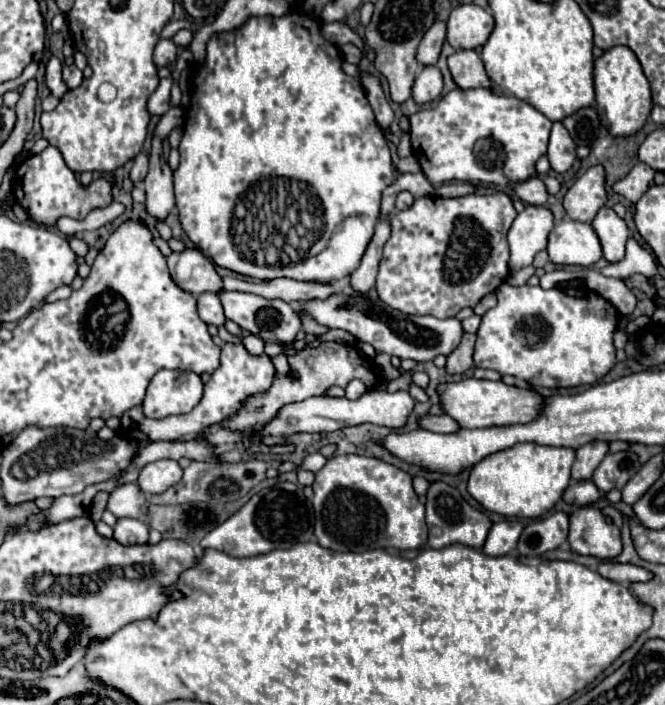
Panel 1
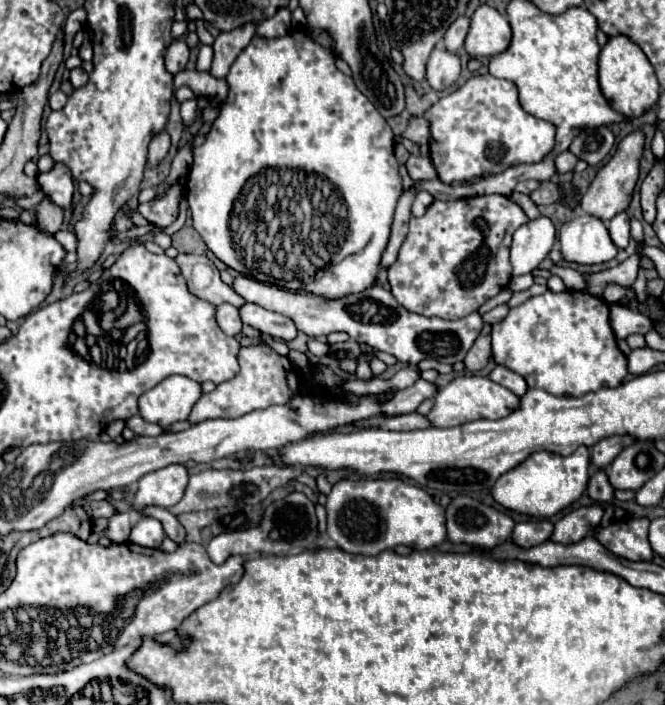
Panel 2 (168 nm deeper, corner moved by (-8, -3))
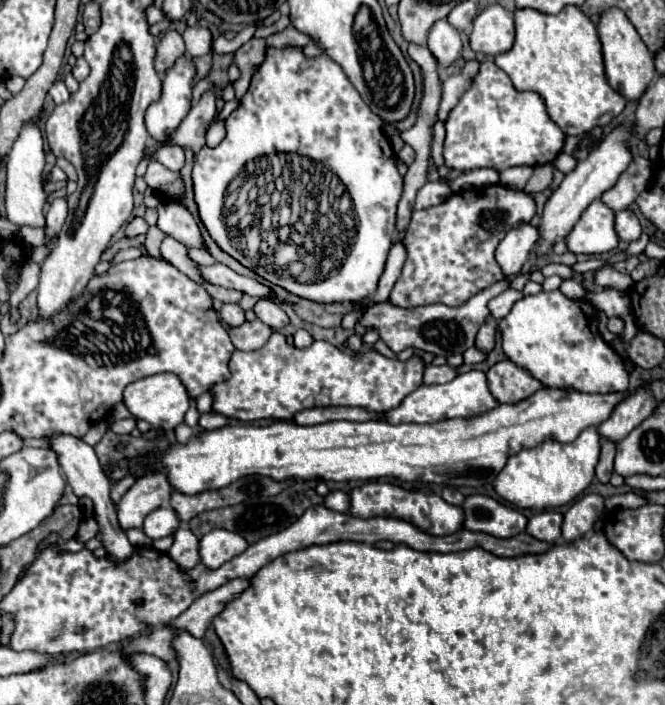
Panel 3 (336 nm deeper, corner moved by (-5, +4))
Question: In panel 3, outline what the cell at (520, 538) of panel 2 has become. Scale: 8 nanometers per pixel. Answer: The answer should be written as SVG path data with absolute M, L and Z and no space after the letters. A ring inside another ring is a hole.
M542 511L528 519L526 533L540 541L560 541L560 521L562 513L558 511Z

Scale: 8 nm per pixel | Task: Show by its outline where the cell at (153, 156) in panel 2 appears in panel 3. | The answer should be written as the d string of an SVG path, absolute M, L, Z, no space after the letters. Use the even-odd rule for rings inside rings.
M184 55L168 69L162 83L162 97L146 109L146 129L154 141L162 143L170 137L192 107L194 65Z

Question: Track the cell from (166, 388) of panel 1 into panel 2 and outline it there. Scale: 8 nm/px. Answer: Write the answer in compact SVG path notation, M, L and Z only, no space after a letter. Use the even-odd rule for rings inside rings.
M169 376L139 396L139 416L147 422L169 426L187 420L201 396L201 386L187 376Z

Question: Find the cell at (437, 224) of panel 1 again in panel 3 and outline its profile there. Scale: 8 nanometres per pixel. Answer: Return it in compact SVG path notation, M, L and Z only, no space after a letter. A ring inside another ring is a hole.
M504 185L454 193L440 205L414 211L402 237L406 263L390 293L390 301L398 307L432 303L448 307L464 305L472 295L504 279L504 273L494 259L494 251L512 227L528 223L534 213L536 205L528 193Z

